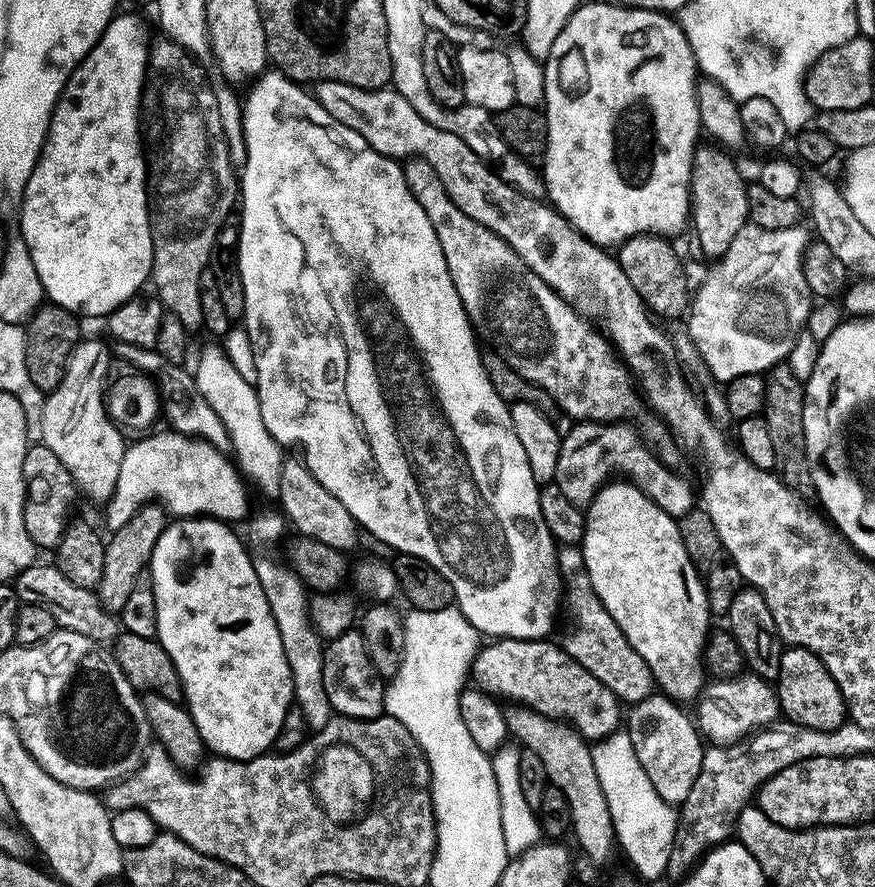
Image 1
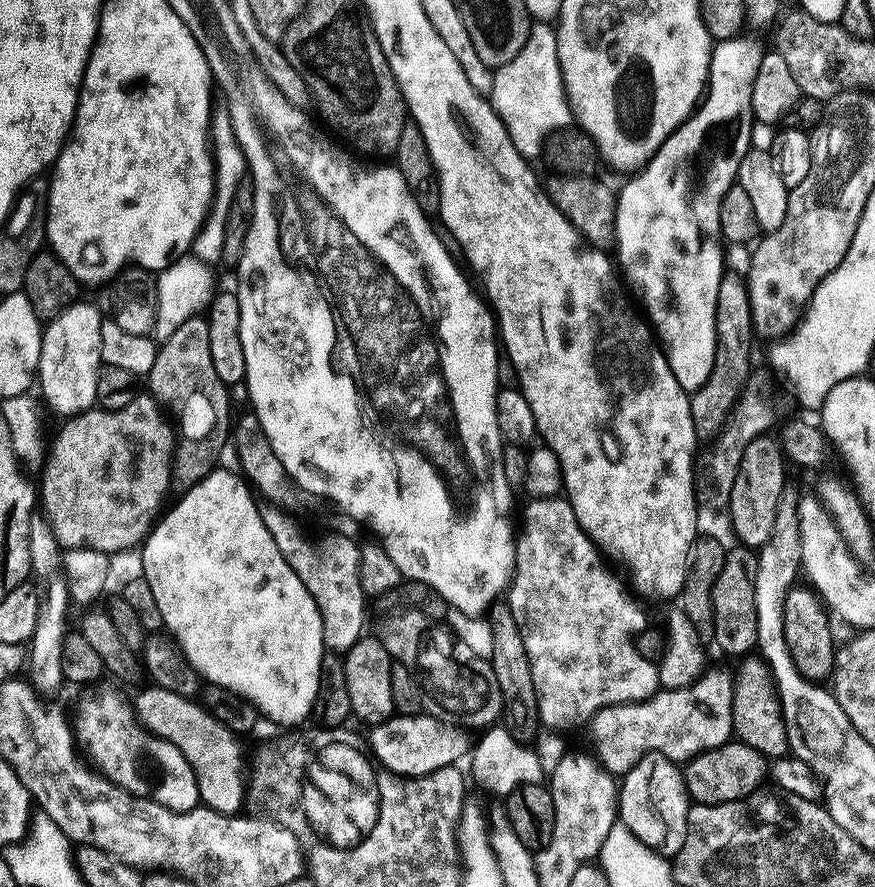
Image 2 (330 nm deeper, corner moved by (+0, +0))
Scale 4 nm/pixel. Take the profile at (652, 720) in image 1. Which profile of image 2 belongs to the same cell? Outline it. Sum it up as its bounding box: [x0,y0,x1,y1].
[618,752,690,858]

